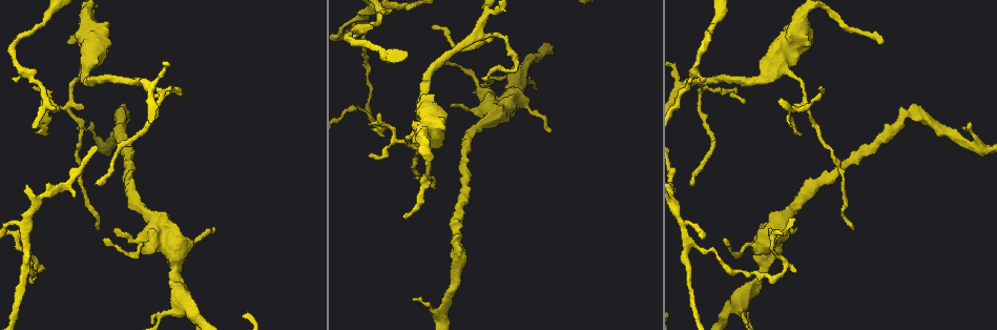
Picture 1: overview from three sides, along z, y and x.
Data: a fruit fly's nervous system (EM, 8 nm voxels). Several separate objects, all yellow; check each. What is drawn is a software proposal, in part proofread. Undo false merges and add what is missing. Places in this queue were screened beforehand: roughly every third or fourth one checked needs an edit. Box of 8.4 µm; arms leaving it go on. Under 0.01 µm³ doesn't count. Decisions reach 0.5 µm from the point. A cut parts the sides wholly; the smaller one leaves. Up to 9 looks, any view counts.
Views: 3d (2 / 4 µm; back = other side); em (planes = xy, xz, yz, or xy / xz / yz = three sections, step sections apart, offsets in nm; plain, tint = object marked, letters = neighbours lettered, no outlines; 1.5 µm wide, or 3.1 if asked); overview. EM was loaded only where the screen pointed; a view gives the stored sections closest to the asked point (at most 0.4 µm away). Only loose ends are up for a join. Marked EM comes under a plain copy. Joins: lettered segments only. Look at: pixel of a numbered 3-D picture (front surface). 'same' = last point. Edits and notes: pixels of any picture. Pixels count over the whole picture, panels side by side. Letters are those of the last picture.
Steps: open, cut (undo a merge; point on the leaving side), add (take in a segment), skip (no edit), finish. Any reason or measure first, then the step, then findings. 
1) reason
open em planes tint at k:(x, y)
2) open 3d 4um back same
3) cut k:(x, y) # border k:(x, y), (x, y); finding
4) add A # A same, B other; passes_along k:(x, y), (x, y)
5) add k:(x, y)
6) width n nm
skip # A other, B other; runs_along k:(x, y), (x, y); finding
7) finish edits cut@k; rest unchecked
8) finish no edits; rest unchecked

thin end
open em planes letters at 1:(34, 88)

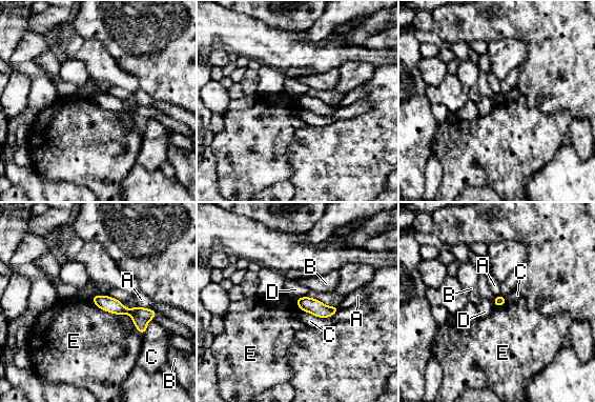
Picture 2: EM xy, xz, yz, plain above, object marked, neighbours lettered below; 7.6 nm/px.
skip # A other, B other, C other, D other, E other; border 2:(90, 300), (99, 307), (115, 315); no lettered segment goes on from it

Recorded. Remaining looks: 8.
calibre changes
open em xz step 8 tint at 1:(146, 215)

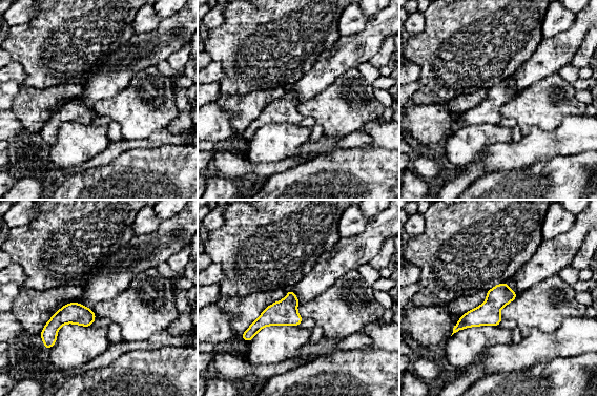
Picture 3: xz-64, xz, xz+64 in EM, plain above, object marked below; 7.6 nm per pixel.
open em yz step 4 letters same

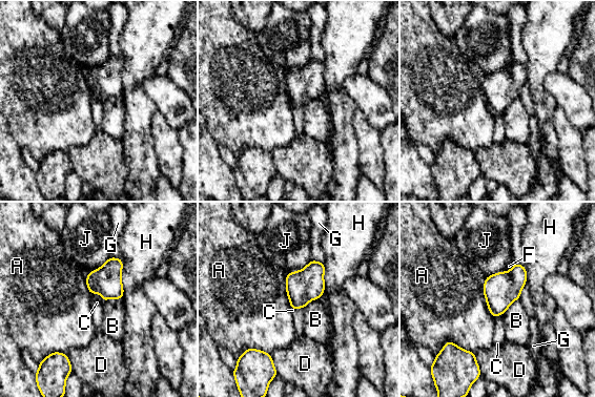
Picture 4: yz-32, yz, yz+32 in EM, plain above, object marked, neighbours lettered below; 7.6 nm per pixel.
skip # A other, B other, C other, D other, F other, G other, H other, J other; border 4:(121, 298), (107, 298), (103, 301); one neuron here

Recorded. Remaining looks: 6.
an open end
open em xy step 4 tint at 1:(724, 242)

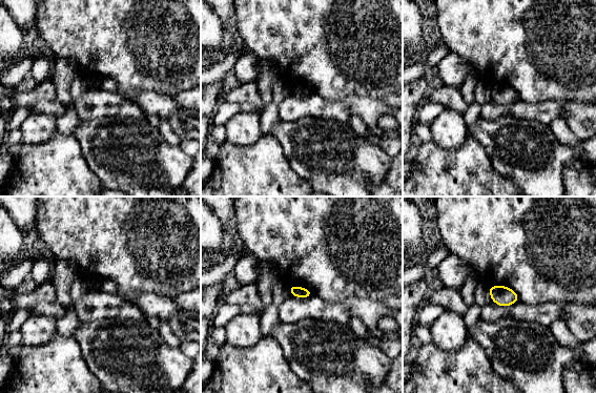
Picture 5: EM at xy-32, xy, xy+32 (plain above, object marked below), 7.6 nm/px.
cut it another way
open em planes letters same

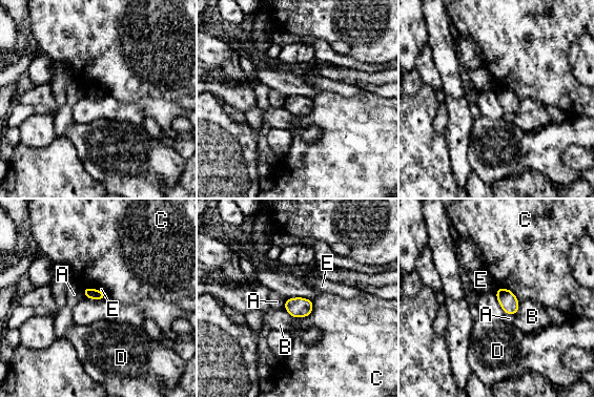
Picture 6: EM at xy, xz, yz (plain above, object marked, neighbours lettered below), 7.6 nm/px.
longest_contact C 200 nm
skip # A other, B other, C other, D other, E other; none of them fits

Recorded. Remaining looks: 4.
a fork
open em xz step 8 letters at 1:(90, 65)

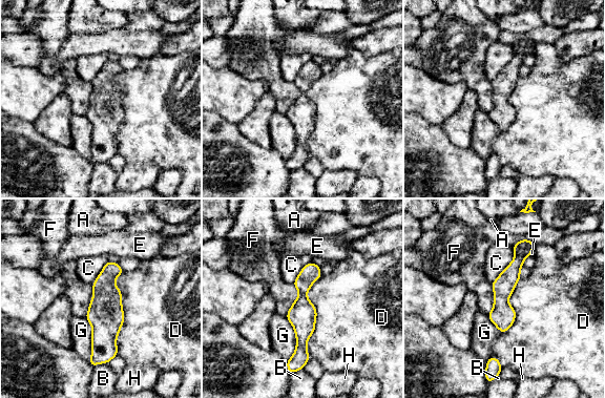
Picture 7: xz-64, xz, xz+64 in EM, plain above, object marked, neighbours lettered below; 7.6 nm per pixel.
width 130 nm; longest_contact D 650 nm
skip # A other, B other, C other, D other, E other, F other, G other, H other; one neuron here

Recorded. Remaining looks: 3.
finish no edits; rest unchecked

